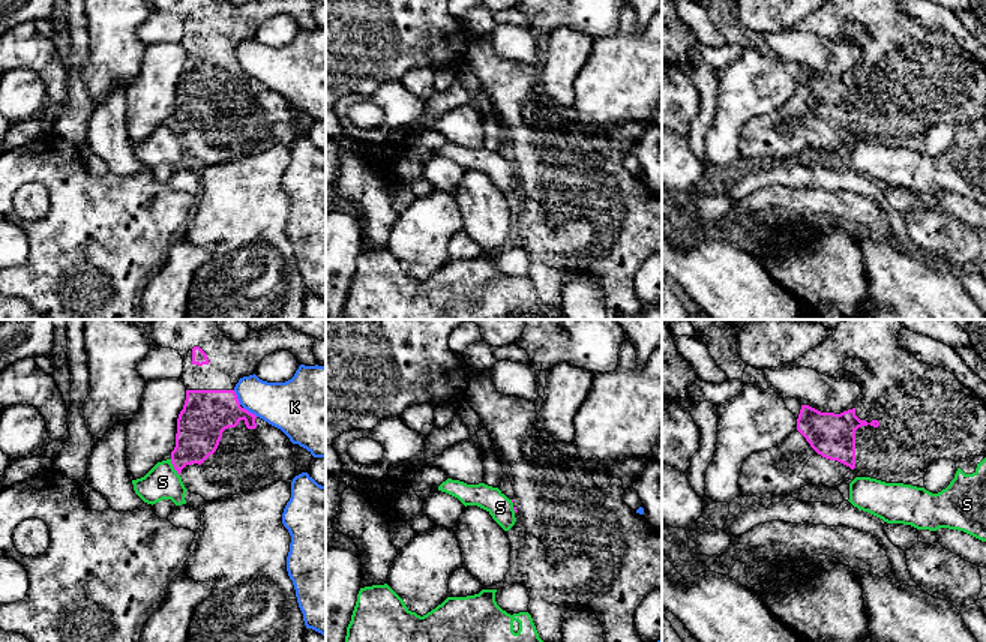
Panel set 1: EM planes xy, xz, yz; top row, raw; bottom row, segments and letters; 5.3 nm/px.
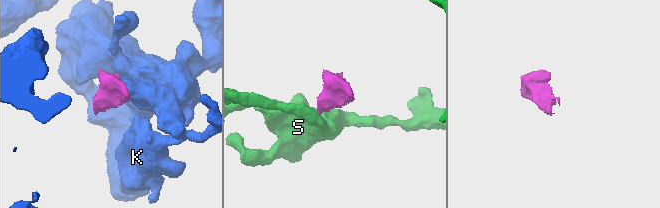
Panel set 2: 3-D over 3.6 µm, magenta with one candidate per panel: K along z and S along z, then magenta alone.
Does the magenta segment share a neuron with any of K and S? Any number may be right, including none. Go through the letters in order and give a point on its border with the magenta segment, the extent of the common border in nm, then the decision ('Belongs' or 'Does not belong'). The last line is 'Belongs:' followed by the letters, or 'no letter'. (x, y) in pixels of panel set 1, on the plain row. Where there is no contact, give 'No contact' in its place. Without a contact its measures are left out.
K: Touches magenta at xy (236, 62). Shared border 90 nm. Does not belong
S: Touches magenta at xy (174, 132). Shared border 110 nm. Does not belong
Belongs: no letter

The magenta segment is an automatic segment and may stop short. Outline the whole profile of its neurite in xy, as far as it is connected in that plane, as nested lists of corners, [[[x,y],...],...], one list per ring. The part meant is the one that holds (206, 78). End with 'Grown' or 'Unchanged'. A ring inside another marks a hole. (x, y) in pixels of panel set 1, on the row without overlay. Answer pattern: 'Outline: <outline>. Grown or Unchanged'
Outline: [[[149,0],[152,9],[176,14],[183,22],[182,46],[186,51],[186,64],[177,82],[176,111],[171,128],[191,158],[206,165],[218,165],[240,156],[266,152],[275,146],[291,147],[296,141],[293,106],[278,92],[245,74],[234,56],[240,42],[254,39],[260,26],[279,14],[290,15],[300,28],[315,30],[312,15],[314,0],[246,0],[234,6],[227,0]]]. Grown

